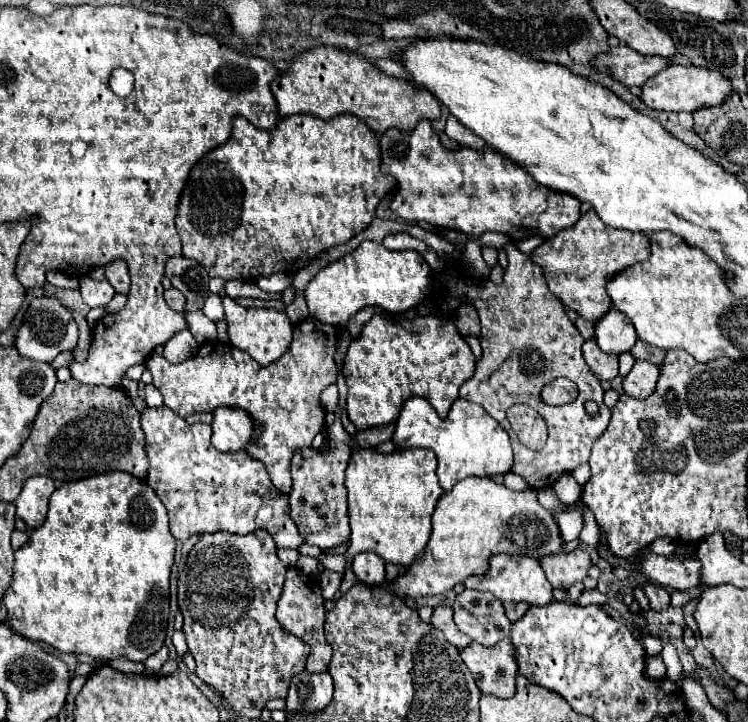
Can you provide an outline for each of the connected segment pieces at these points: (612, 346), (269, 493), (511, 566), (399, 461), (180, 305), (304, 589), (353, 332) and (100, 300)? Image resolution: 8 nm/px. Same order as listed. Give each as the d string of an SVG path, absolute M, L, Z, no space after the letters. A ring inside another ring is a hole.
M610 309L598 323L596 323L596 339L598 347L604 353L626 353L634 347L638 335L632 327L630 319L620 311Z
M168 407L146 409L142 413L142 429L146 433L146 453L150 459L150 471L146 483L156 491L156 495L164 503L170 517L170 533L178 541L184 541L190 535L200 535L200 533L230 531L236 535L246 535L256 529L266 529L274 537L278 547L298 549L304 543L294 521L288 515L288 497L276 491L276 487L272 487L264 463L252 459L246 451L234 451L234 453L216 451L216 447L212 447L210 443L212 435L210 425L206 423L190 425Z
M504 553L504 555L492 555L490 563L502 563L502 565L490 565L484 575L470 575L470 581L466 581L466 585L474 587L478 591L496 593L498 599L510 601L510 603L526 601L530 605L548 605L552 601L552 585L548 583L548 579L546 579L546 575L544 575L544 571L536 559ZM500 581L502 581L502 591L494 591L492 587L498 585Z
M408 447L394 453L380 453L378 449L354 449L346 467L344 487L348 491L348 511L350 511L350 547L352 553L374 551L384 561L410 567L412 561L424 551L424 545L430 539L430 515L434 513L434 505L444 489L438 485L436 477L436 455L432 449L424 447Z
M172 287L172 289L164 291L164 297L166 297L166 303L168 303L170 309L174 309L174 311L184 311L186 299L184 299L184 295L182 295L178 289Z
M290 567L288 573L286 573L286 581L284 581L284 587L282 587L280 601L278 601L276 619L280 621L280 625L286 631L292 631L296 637L304 639L310 645L306 671L318 673L318 671L328 669L328 663L330 663L330 657L332 657L332 647L324 639L324 617L326 617L326 609L324 609L324 599L322 599L318 579L306 575L298 567Z
M368 307L368 309L364 309L364 311L358 311L358 313L348 321L348 327L346 327L346 331L350 333L352 339L358 339L364 323L372 317L372 313L378 313L378 315L384 315L384 317L392 317L392 313L384 313L384 311L380 311L378 307Z
M82 279L80 281L80 293L84 297L84 303L88 307L106 307L110 299L114 297L114 289L108 281L94 281L94 279Z

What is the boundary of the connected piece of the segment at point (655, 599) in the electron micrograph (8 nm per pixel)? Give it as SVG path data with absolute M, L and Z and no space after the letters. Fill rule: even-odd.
M646 583L644 593L648 595L650 605L652 605L654 611L664 611L664 609L670 607L670 593L664 587L660 587L656 583Z

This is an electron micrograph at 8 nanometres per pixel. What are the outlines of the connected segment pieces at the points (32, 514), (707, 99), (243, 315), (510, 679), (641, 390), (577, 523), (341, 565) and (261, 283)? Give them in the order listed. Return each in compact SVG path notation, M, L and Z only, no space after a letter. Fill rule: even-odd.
M34 475L24 483L22 493L16 499L16 513L26 521L30 529L36 529L44 523L48 513L48 501L54 489L54 481L44 475Z
M674 61L658 75L650 77L640 89L642 89L640 99L642 103L646 103L646 107L658 111L686 111L686 113L694 113L700 107L722 105L726 97L732 93L730 81L722 73L694 65L678 65Z
M224 297L224 319L226 319L226 325L228 325L230 343L236 349L246 351L262 367L276 361L290 347L292 323L290 323L288 315L282 313L282 311L258 309L258 307L242 307L242 305L234 303L230 297Z
M510 637L502 639L494 647L484 647L472 641L466 649L460 651L460 655L462 661L468 665L470 673L474 675L476 685L482 693L498 695L502 699L514 695L518 663L516 649L512 647Z
M636 361L632 371L624 377L624 391L632 397L648 397L660 377L660 367L650 361Z
M566 511L566 513L560 513L556 515L556 523L560 527L560 535L564 539L564 543L568 541L574 541L578 539L580 531L582 531L582 511Z
M322 552L319 556L319 560L327 569L337 572L344 572L346 569L346 559L344 555L327 554Z
M274 273L270 277L260 277L256 281L256 285L264 291L264 293L282 293L284 289L288 289L292 283L292 277L288 277L286 273Z

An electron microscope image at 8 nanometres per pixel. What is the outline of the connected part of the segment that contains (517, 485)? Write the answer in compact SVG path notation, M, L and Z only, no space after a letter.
M506 473L504 475L504 485L508 489L512 489L512 491L526 491L526 489L530 489L530 485L516 473Z

